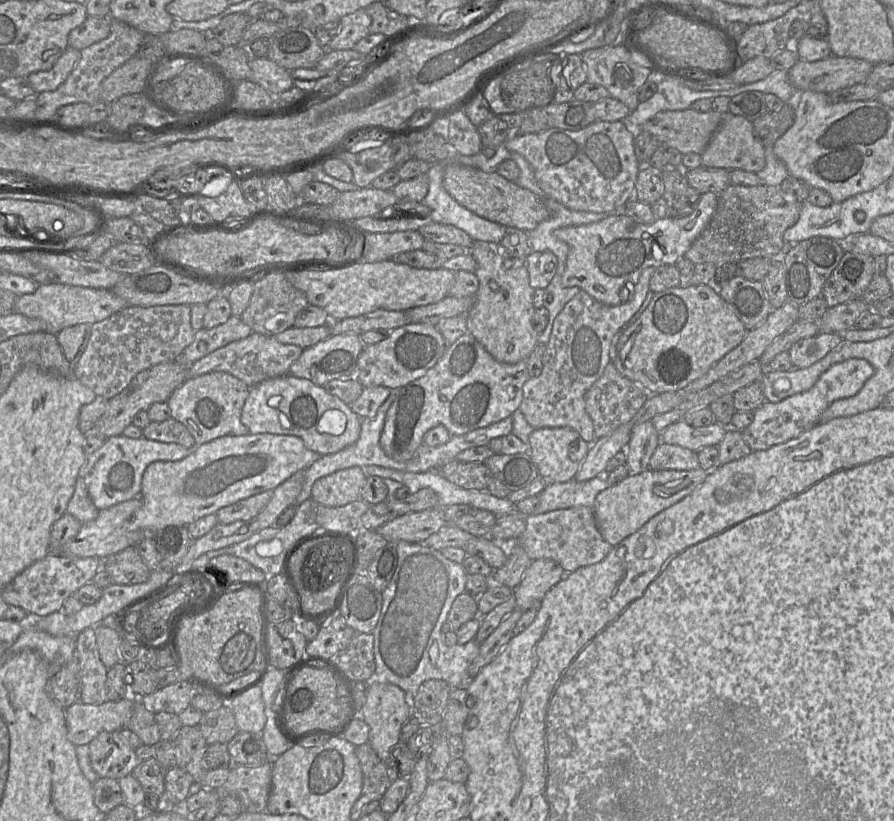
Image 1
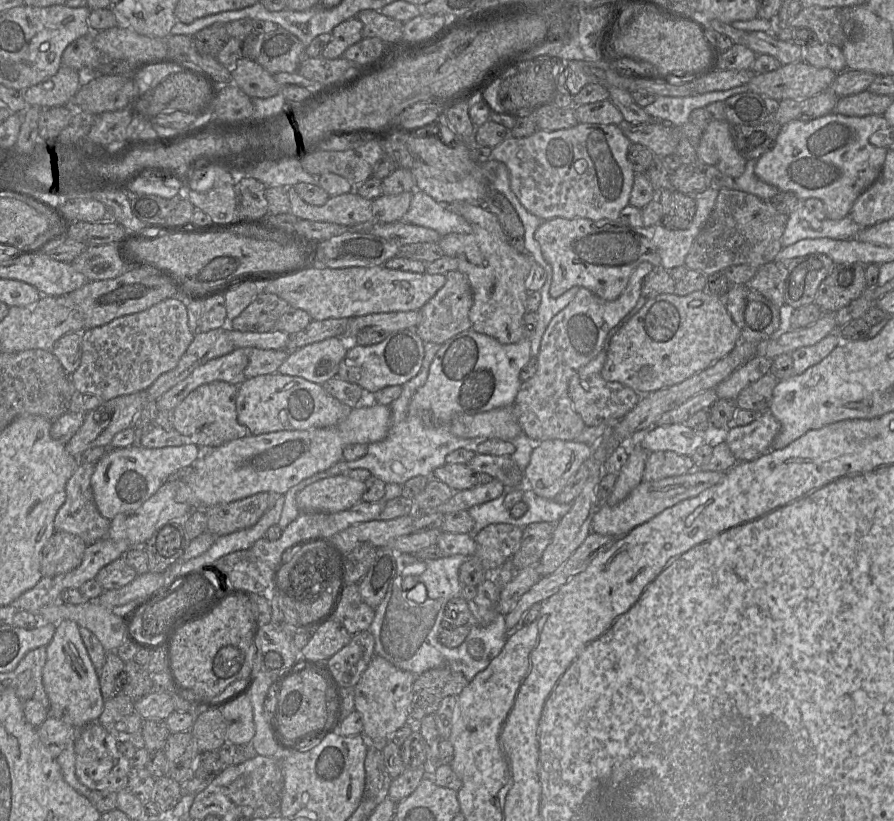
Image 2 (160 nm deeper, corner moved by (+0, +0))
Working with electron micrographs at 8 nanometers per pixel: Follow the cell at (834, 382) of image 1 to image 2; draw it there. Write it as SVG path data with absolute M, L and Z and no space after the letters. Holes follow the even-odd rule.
M764 411L752 423L746 426L730 426L723 432L716 433L715 438L721 438L728 445L737 462L752 461L771 450L771 445L780 430L780 423L770 411Z

